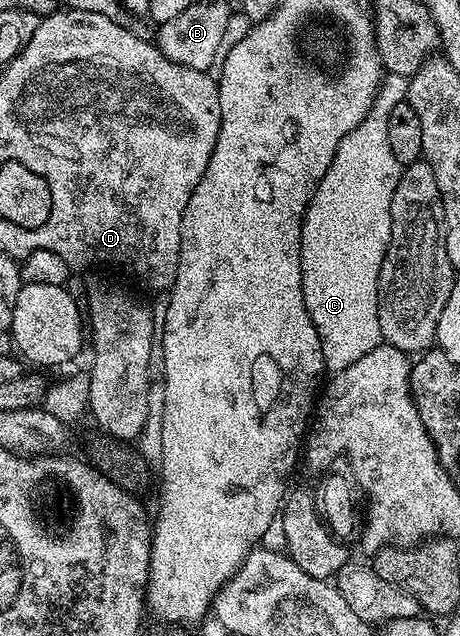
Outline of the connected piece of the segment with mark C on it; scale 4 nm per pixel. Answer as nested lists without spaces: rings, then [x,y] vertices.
[[[390,73],[378,86],[378,94],[374,96],[373,107],[368,111],[366,118],[340,143],[324,179],[320,179],[320,183],[314,189],[314,194],[308,203],[306,214],[302,220],[302,290],[304,291],[304,303],[316,331],[320,335],[320,347],[324,355],[324,363],[331,374],[344,371],[344,367],[352,367],[352,363],[356,363],[356,359],[363,358],[364,355],[368,355],[368,351],[372,351],[377,345],[383,344],[380,315],[378,314],[378,280],[380,279],[380,267],[384,263],[384,255],[392,235],[392,195],[396,191],[396,183],[402,177],[404,168],[396,159],[396,155],[392,155],[392,147],[388,144],[388,115],[393,105],[403,101],[407,84],[407,78],[398,73]]]

